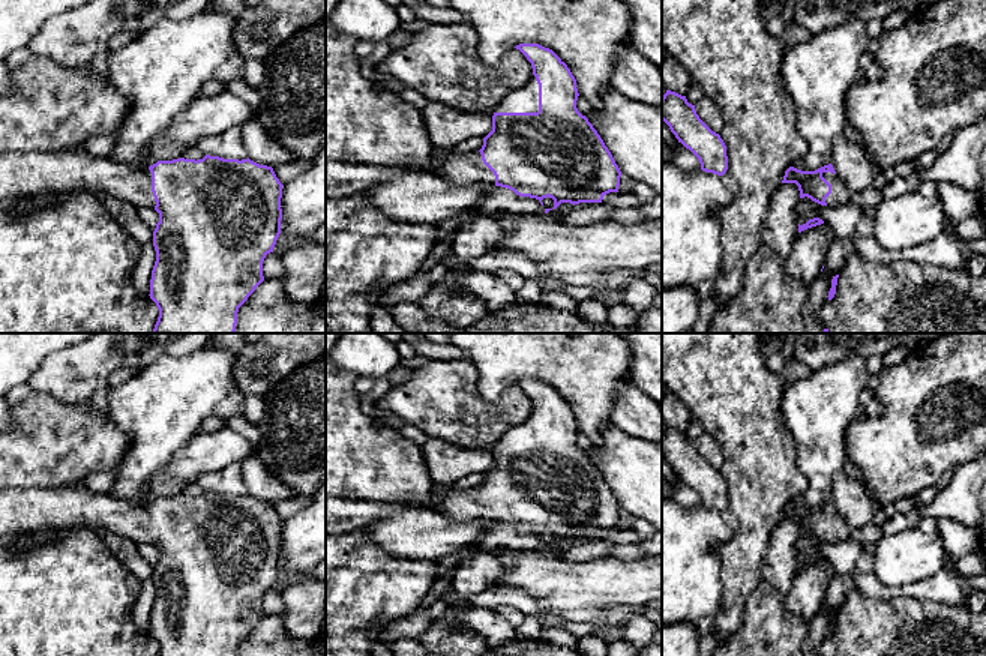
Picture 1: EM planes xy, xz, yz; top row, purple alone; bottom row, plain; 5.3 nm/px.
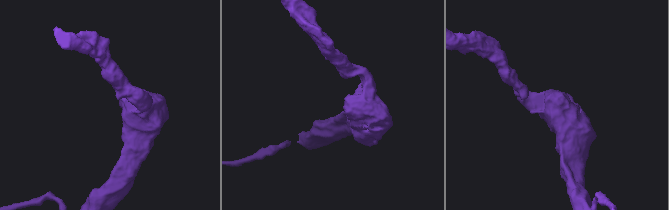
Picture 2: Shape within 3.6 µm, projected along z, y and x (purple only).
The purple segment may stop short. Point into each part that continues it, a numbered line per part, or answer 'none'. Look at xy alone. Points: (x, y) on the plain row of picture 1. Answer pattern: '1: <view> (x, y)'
1: xy (23, 511)

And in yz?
1: yz (841, 530)

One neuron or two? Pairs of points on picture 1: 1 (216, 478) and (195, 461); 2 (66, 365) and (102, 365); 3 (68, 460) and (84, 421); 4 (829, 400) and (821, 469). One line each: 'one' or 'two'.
1: two
2: one
3: one
4: one

